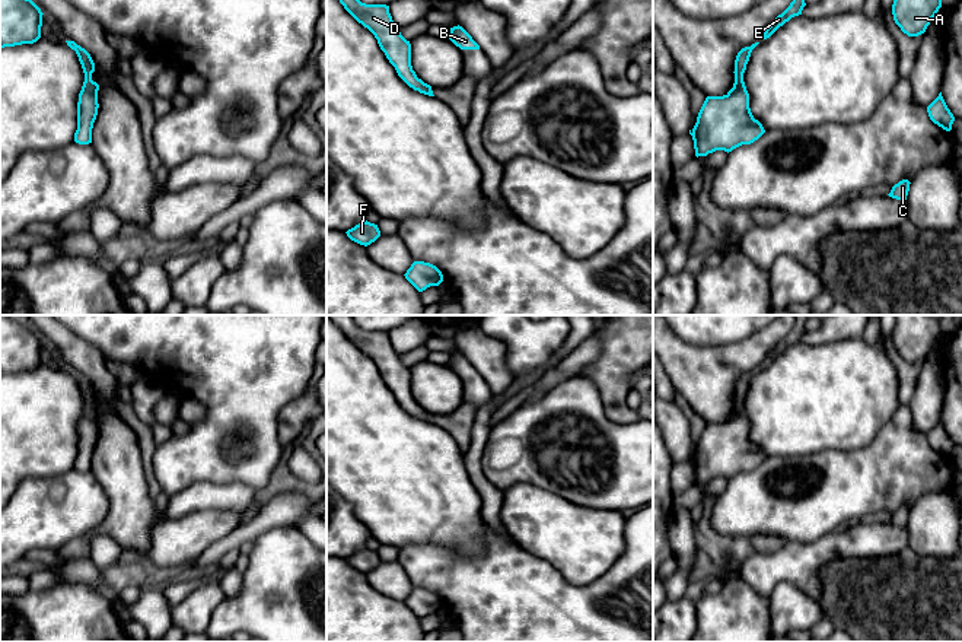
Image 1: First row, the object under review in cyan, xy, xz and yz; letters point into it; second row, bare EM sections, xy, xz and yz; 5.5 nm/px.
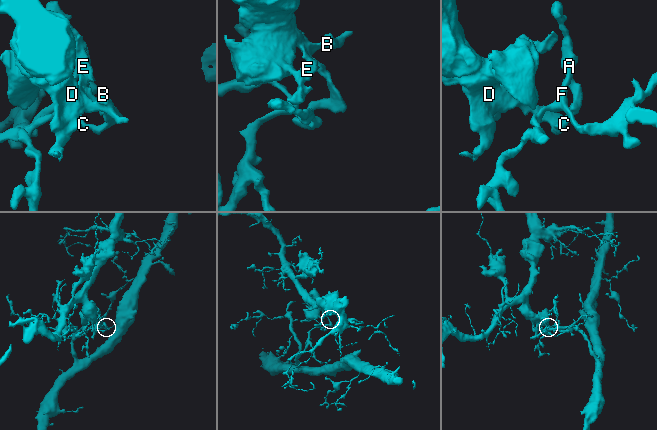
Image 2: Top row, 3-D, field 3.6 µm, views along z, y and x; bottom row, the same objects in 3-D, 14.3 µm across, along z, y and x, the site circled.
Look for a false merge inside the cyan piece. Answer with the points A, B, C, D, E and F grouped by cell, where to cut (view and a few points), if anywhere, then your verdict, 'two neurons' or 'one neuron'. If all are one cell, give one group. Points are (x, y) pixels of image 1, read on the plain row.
A C E F / B D; cut in xy along (83, 425), (89, 429), (92, 454); two neurons

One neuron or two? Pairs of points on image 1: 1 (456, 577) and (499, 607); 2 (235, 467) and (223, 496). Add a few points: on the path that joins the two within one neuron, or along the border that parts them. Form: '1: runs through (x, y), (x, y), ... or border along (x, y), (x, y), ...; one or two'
1: runs through (467, 585), (489, 604); one
2: border along (194, 482), (248, 483), (257, 490); two

